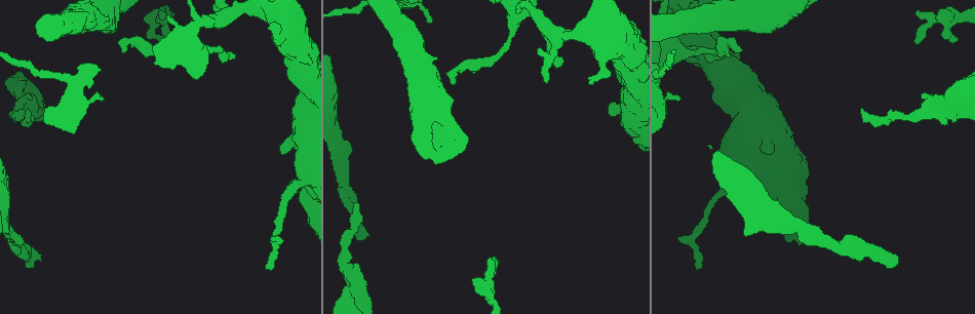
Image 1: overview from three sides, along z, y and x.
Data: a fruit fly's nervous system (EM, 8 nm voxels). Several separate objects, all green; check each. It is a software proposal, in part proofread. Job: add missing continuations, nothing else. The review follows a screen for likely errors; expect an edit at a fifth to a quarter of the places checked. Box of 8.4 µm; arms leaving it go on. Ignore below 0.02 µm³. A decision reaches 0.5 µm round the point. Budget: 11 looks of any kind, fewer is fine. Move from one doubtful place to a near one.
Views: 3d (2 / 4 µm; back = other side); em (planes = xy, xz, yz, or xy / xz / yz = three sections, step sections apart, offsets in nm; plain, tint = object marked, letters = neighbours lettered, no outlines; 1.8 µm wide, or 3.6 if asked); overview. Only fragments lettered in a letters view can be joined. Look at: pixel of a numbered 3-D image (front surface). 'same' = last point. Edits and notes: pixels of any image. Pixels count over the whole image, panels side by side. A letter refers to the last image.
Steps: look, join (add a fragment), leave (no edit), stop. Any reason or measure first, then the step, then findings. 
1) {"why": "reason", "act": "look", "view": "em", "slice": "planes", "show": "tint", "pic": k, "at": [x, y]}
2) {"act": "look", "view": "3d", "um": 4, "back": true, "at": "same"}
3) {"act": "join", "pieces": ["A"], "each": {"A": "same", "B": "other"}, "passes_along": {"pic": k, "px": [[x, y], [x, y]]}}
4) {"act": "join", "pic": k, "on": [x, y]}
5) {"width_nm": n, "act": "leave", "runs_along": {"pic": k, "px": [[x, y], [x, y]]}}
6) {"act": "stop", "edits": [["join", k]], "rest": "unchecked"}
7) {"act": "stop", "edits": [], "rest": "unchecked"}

{"act": "look", "view": "em", "slice": "planes", "show": "plain", "pic": 1, "at": [28, 108]}

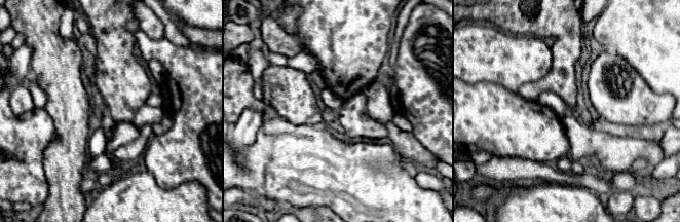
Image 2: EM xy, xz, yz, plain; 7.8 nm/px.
{"why": "what lies round it", "act": "look", "view": "em", "slice": "planes", "show": "letters", "at": "same"}

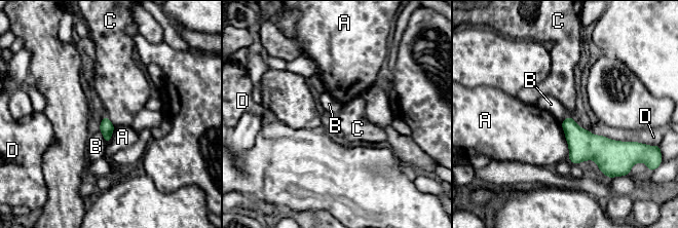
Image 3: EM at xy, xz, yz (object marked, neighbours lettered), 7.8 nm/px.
{"width_nm": 100, "act": "leave", "each": {"A": "other", "B": "other", "C": "other", "D": "other"}, "border": {"pic": 3, "px": [[106, 116], [115, 126]]}, "found": "none of them fits"}

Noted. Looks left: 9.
{"why": "branch stops here", "act": "look", "view": "em", "slice": "planes", "show": "letters", "pic": 1, "at": [349, 150]}

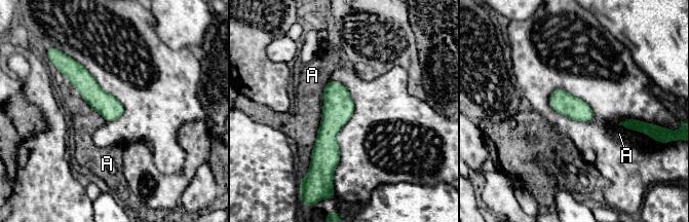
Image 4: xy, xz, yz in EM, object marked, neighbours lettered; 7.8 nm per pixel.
{"longest_contact_nm": ["A", 700], "act": "leave", "each": {"A": "other"}, "found": "none of them fits"}

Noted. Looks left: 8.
{"act": "look", "view": "em", "slice": "planes", "show": "letters", "pic": 1, "at": [611, 116]}

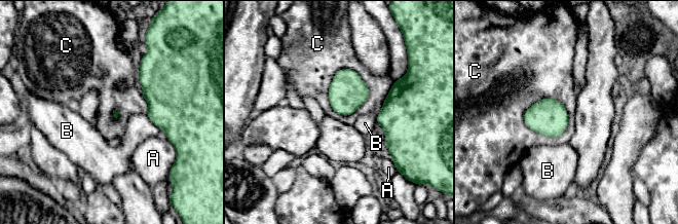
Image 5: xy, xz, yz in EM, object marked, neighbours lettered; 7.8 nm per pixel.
{"act": "leave", "each": {"A": "other", "B": "other", "C": "other"}, "border": {"pic": 5, "px": [[341, 68], [329, 103], [347, 116]]}, "found": "none of them fits"}

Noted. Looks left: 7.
{"why": "thin end", "act": "look", "view": "em", "slice": "planes", "show": "letters", "pic": 1, "at": [430, 23]}

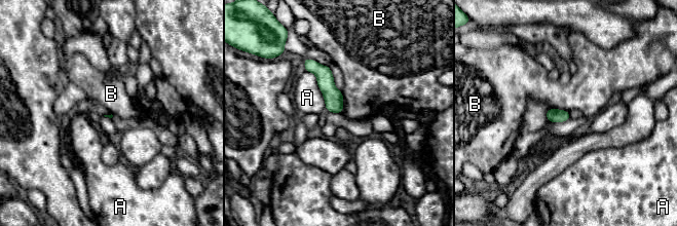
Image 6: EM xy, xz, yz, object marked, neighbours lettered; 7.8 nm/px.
{"act": "leave", "each": {"A": "other", "B": "other"}, "border": {"pic": 6, "px": [[340, 91], [342, 96], [341, 112]]}, "found": "no lettered fragment goes on from it"}

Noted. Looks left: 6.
{"act": "stop", "edits": [], "rest": "unchecked"}

